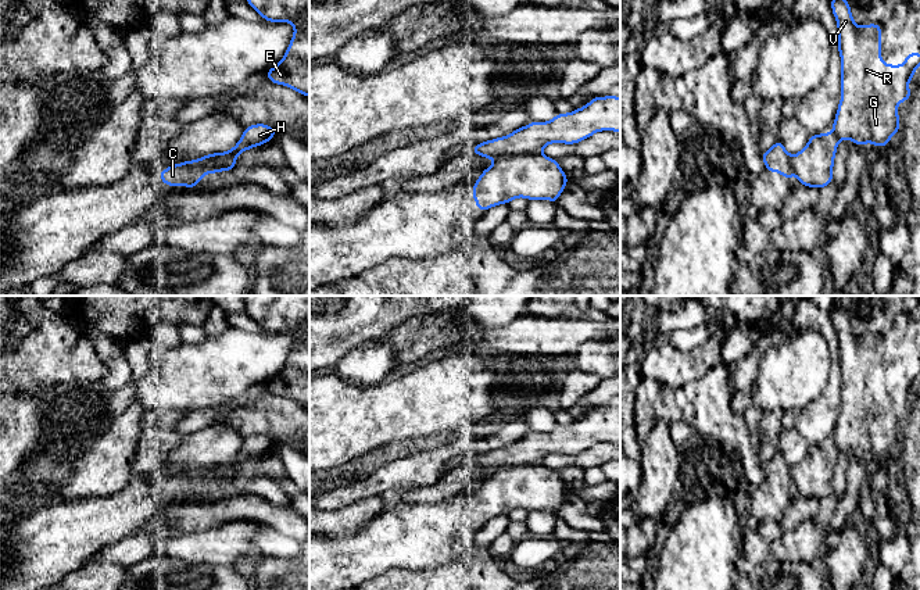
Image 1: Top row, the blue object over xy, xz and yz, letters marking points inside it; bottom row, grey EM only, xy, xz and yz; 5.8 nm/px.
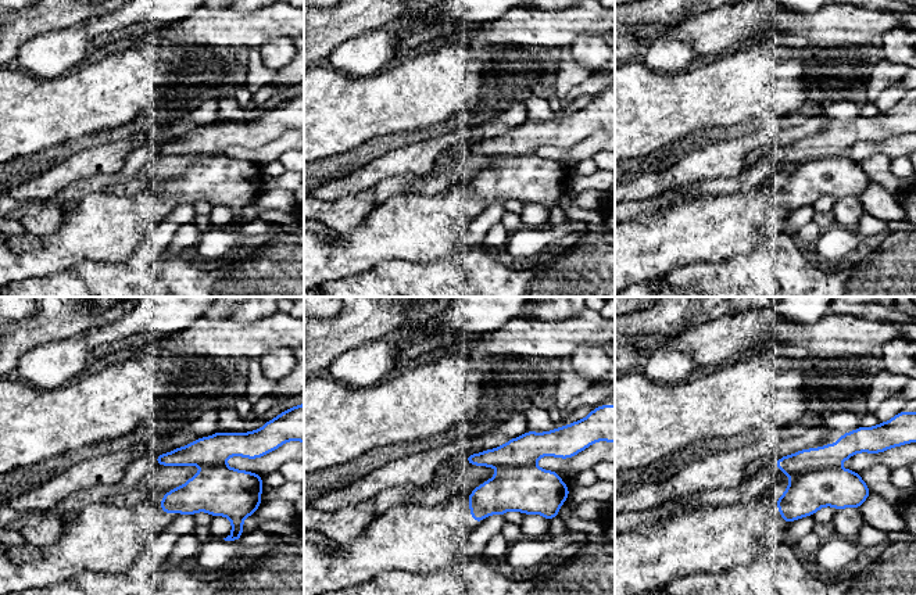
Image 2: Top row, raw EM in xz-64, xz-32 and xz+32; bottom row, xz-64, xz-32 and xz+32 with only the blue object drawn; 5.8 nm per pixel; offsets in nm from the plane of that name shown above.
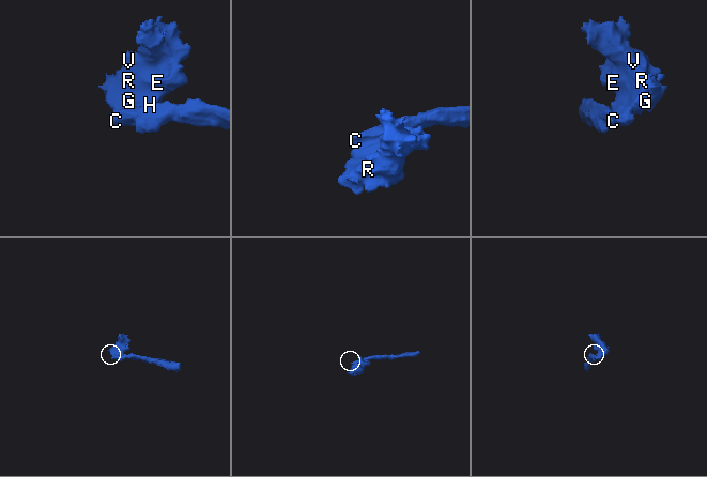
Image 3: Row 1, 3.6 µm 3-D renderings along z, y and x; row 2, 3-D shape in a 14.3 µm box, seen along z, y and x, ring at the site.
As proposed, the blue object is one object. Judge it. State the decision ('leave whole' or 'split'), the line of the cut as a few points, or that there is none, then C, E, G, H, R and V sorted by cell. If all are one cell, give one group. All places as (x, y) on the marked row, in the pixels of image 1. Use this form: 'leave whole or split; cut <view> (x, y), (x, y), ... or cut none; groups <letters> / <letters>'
split; cut xz (539, 153), (522, 153), (496, 158); groups C / E G H R V

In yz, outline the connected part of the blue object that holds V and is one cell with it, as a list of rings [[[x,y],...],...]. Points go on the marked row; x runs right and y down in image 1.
[[[830,0],[838,26],[838,53],[841,56],[841,101],[833,122],[833,133],[812,135],[808,144],[790,155],[792,172],[801,185],[821,189],[833,183],[833,167],[840,140],[851,139],[862,147],[870,142],[876,147],[888,146],[894,133],[901,130],[896,106],[912,97],[908,83],[920,67],[920,53],[908,53],[902,65],[881,61],[881,25],[858,26],[846,0]]]

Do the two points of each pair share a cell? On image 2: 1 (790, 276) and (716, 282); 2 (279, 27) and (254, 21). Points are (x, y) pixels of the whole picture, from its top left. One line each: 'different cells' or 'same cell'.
1: same cell
2: same cell

